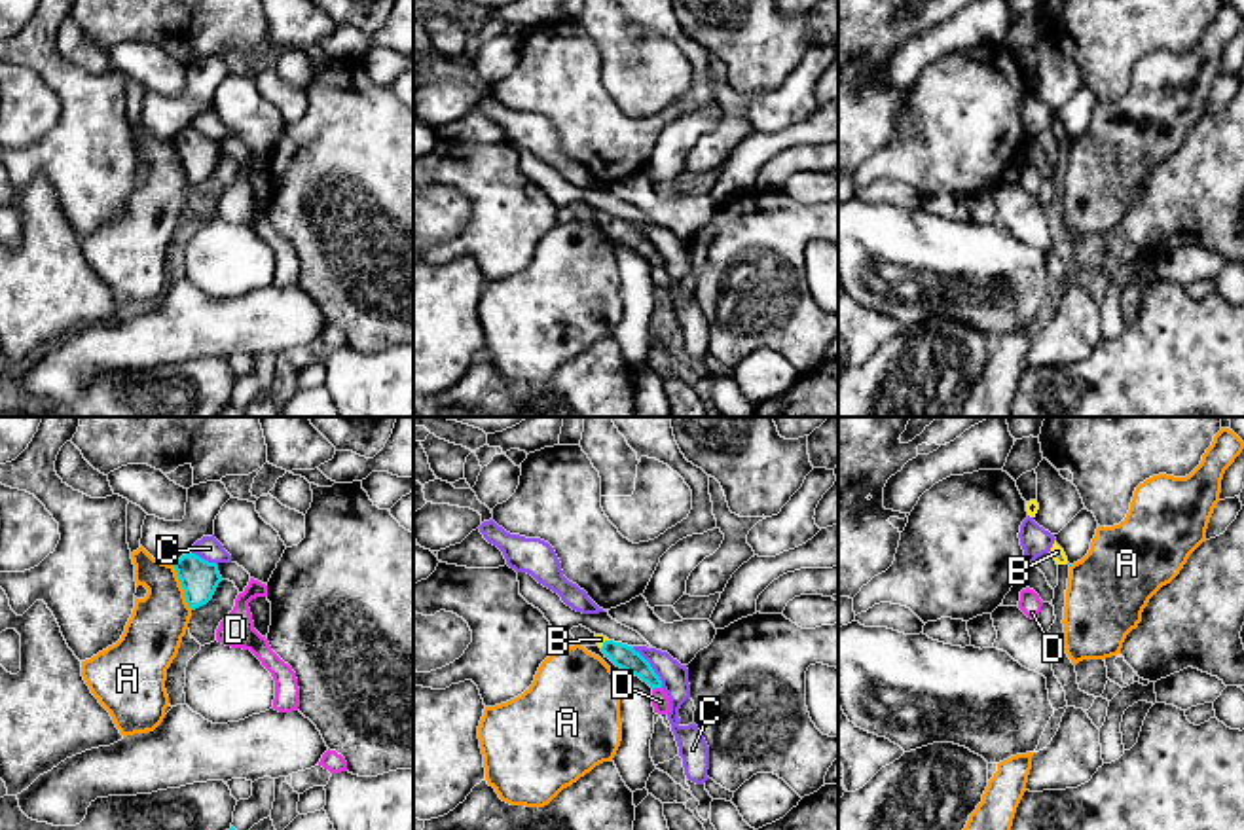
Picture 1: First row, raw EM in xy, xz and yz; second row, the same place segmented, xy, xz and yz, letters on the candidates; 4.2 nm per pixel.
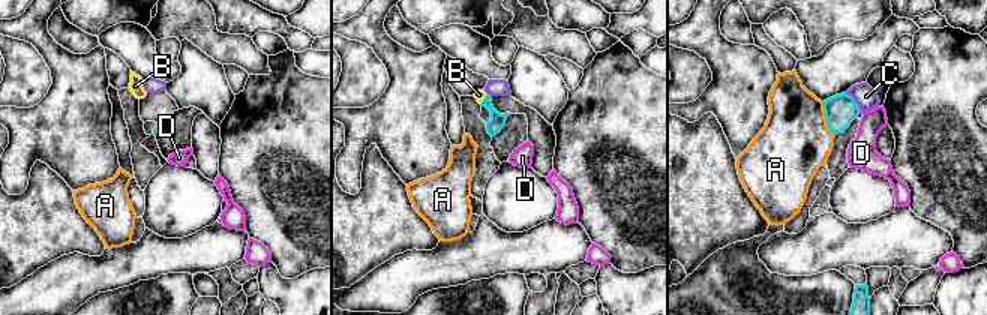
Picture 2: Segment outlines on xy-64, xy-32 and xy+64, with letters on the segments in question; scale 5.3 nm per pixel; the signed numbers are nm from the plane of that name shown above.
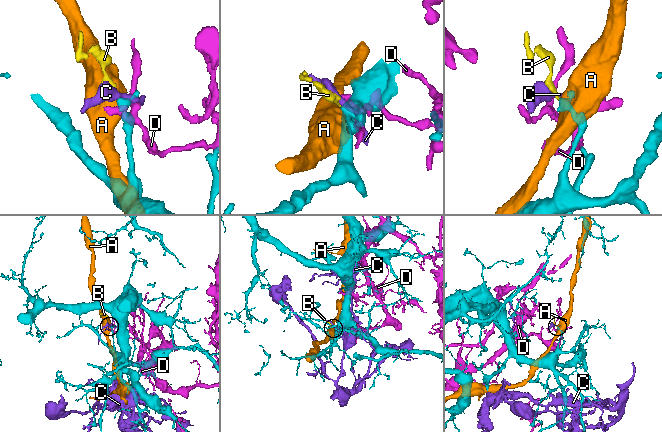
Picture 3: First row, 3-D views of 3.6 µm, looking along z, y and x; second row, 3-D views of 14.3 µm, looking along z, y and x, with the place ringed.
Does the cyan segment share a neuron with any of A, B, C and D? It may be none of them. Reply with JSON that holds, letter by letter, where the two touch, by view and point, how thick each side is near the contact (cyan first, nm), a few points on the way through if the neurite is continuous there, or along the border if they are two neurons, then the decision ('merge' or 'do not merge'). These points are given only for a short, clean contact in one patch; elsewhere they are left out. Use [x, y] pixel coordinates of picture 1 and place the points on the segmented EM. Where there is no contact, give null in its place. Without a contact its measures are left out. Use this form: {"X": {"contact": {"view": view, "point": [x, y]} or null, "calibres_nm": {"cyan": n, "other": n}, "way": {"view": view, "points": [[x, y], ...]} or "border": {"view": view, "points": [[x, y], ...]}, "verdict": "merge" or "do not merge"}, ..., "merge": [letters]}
{"A": {"contact": {"view": "xy", "point": [182, 588]}, "calibres_nm": {"cyan": 160, "other": 240}, "verdict": "do not merge"}, "B": {"contact": {"view": "xz", "point": [603, 643]}, "calibres_nm": {"cyan": 100, "other": 40}, "way": {"view": "xz", "points": [[622, 656], [603, 643], [600, 639]]}, "verdict": "merge"}, "C": {"contact": {"view": "xz", "point": [651, 667]}, "calibres_nm": {"cyan": 100, "other": 120}, "verdict": "do not merge"}, "D": {"contact": {"view": "xz", "point": [657, 686]}, "calibres_nm": {"cyan": 100, "other": 80}, "verdict": "do not merge"}, "merge": ["B"]}

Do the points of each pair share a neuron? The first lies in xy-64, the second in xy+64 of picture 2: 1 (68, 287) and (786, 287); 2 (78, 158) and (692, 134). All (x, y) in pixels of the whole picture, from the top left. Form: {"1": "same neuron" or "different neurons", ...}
{"1": "different neurons", "2": "different neurons"}

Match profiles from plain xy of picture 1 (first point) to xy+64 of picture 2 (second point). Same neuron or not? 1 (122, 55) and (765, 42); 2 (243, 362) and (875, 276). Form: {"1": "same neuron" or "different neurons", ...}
{"1": "different neurons", "2": "different neurons"}

